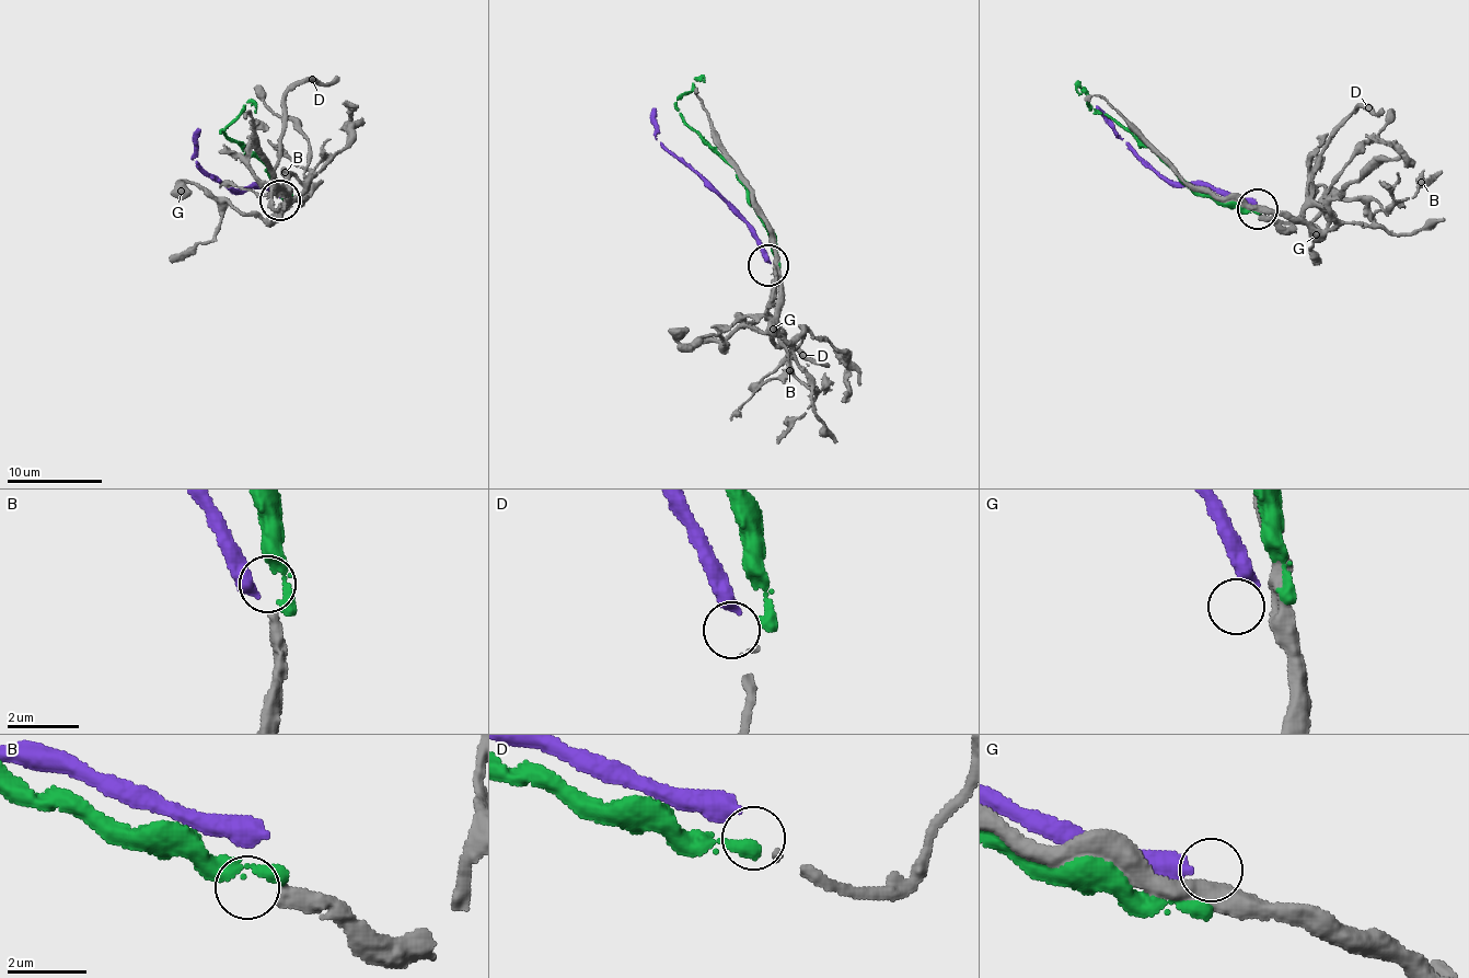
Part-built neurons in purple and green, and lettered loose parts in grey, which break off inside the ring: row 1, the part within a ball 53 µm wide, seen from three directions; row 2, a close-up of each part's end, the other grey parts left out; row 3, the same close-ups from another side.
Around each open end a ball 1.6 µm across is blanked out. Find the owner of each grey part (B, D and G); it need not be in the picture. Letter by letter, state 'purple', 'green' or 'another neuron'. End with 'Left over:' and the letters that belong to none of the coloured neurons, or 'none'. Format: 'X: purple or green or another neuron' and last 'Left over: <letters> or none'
B: another neuron
D: another neuron
G: another neuron
Left over: B, D, G

